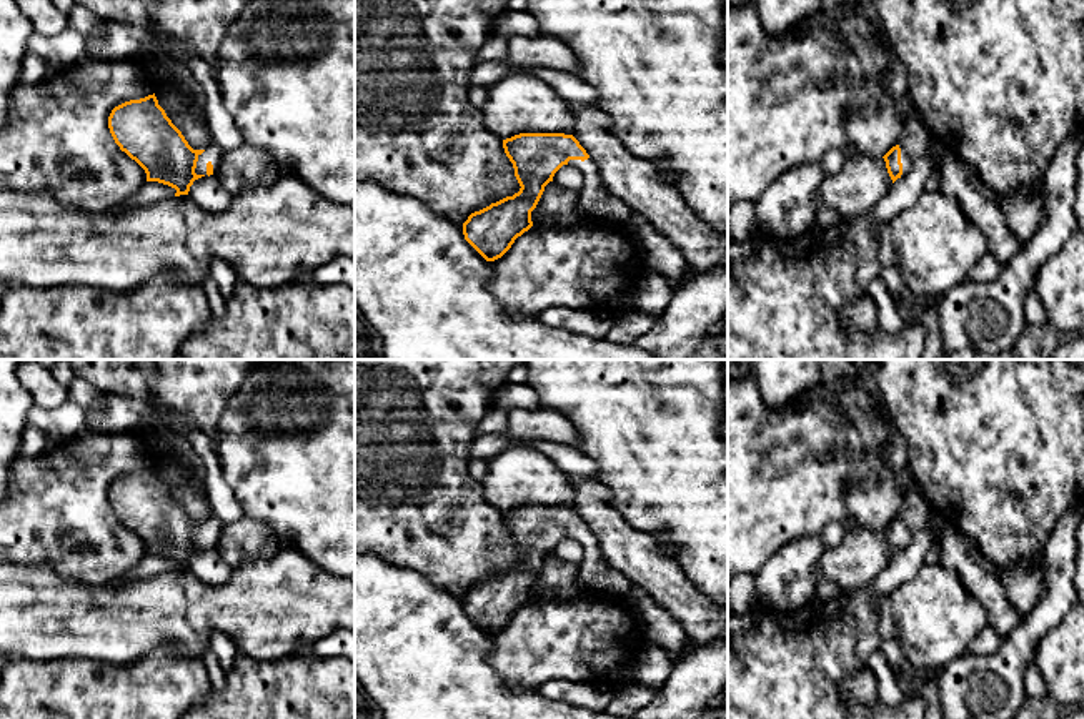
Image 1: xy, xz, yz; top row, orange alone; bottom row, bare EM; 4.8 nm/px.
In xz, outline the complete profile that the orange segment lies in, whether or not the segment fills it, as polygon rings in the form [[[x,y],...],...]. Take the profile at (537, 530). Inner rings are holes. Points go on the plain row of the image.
[[[520,506],[503,513],[503,521],[513,536],[520,564],[471,586],[463,596],[465,612],[486,634],[501,631],[533,599],[531,584],[563,538],[581,544],[579,574],[588,586],[621,599],[631,589],[633,584],[608,563],[594,533],[573,508]]]

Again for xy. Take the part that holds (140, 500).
[[[155,466],[115,479],[108,489],[108,501],[120,523],[145,543],[147,554],[158,554],[175,561],[175,569],[188,568],[195,553],[215,548],[225,526],[215,514],[205,523],[193,523],[158,478]]]

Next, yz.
[[[899,518],[893,519],[883,531],[893,556],[906,548],[912,538],[912,528]]]

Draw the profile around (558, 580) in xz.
[[[554,554],[544,559],[544,564],[531,584],[533,599],[568,599],[568,598],[593,598],[606,596],[588,586],[581,574],[579,566],[564,563]]]

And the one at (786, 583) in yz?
[[[799,538],[784,544],[754,576],[763,607],[788,612],[814,599],[814,566],[824,551],[819,538]]]

